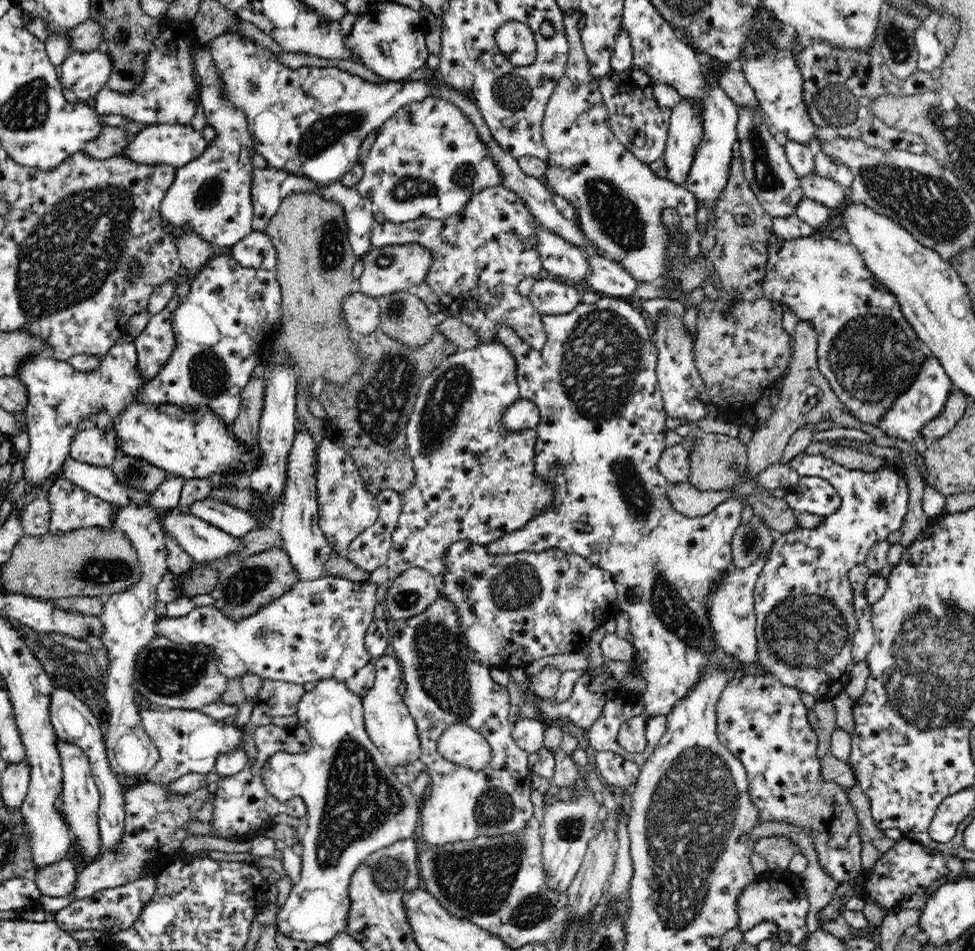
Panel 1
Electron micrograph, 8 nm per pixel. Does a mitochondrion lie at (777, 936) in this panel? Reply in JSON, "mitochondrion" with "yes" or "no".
{"mitochondrion":"no"}

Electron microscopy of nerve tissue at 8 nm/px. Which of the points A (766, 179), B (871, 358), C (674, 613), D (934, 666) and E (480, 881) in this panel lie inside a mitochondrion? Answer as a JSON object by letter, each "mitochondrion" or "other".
{"A":"mitochondrion","B":"mitochondrion","C":"mitochondrion","D":"mitochondrion","E":"mitochondrion"}

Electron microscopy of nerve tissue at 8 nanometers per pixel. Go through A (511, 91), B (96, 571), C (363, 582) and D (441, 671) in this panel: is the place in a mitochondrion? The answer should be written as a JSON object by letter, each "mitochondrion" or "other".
{"A":"mitochondrion","B":"mitochondrion","C":"other","D":"mitochondrion"}

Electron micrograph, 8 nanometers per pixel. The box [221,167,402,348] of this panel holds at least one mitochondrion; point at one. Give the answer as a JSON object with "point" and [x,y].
{"point":[331,248]}

